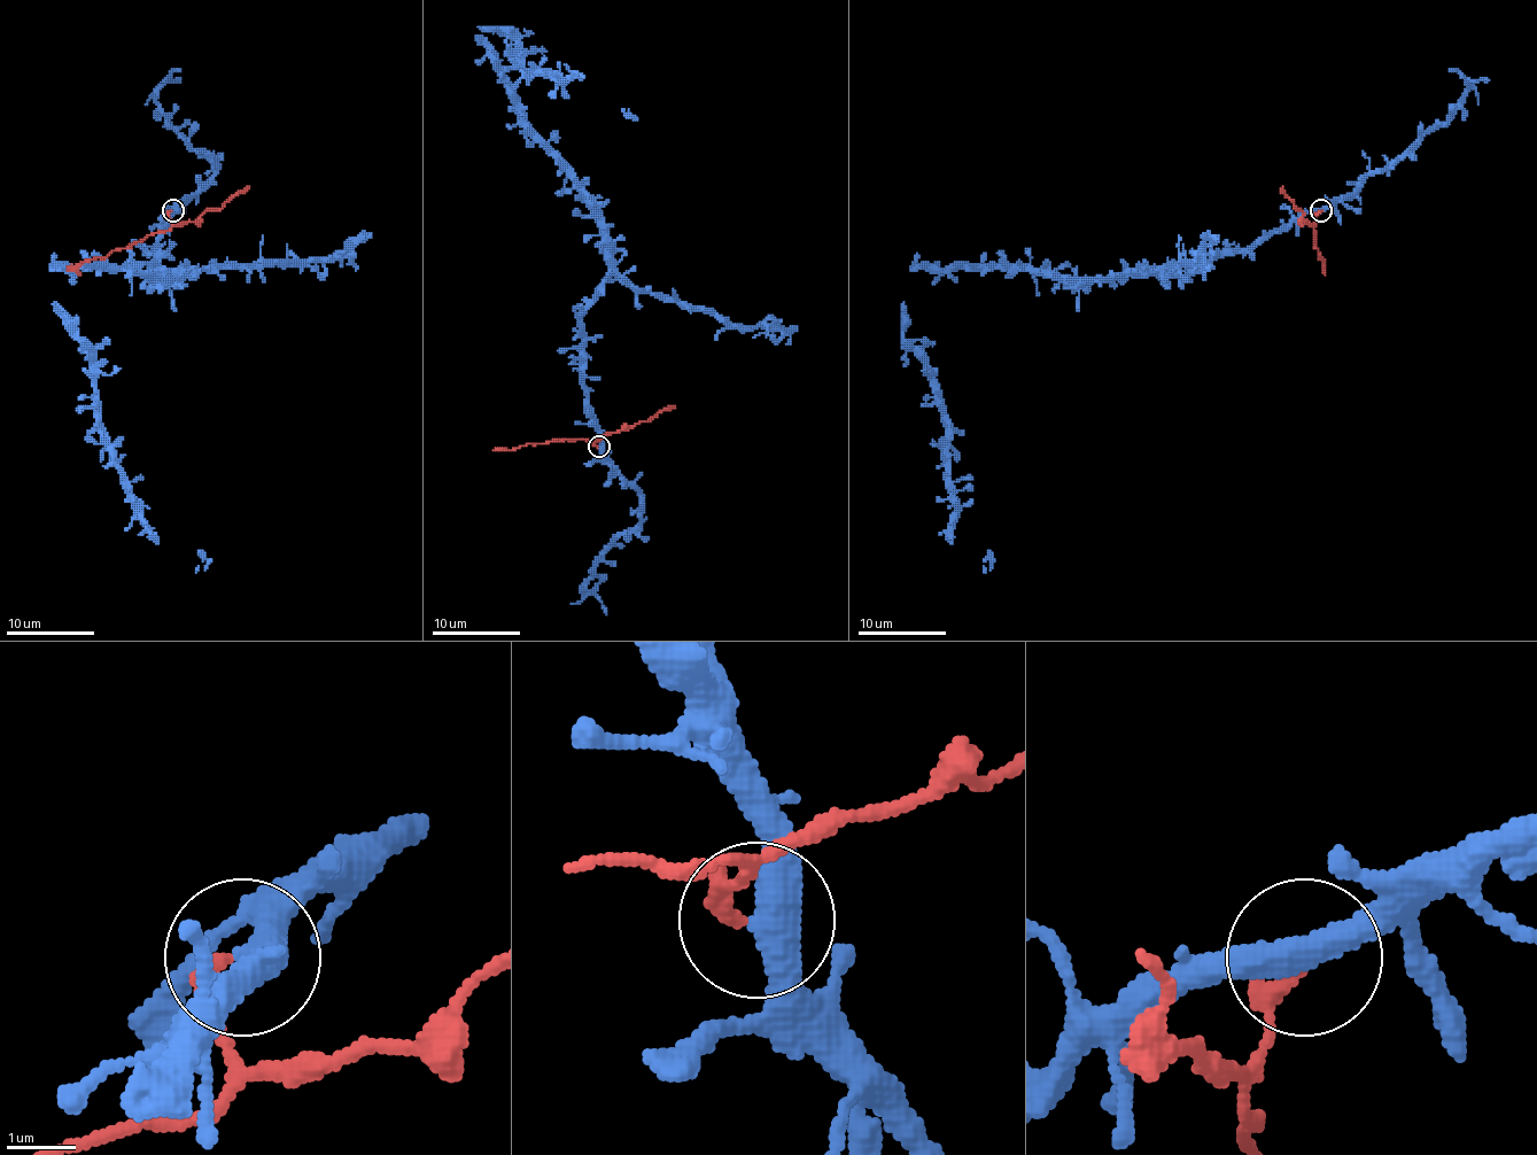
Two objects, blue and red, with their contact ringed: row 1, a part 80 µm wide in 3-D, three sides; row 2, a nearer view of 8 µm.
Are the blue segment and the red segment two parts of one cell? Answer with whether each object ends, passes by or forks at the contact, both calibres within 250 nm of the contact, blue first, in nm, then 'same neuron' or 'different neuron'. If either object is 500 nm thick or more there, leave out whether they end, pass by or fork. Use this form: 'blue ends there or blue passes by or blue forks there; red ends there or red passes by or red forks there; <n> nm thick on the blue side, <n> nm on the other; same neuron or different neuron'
blue passes by; red ends there; 440 nm thick on the blue side, 240 nm on the other; different neuron

